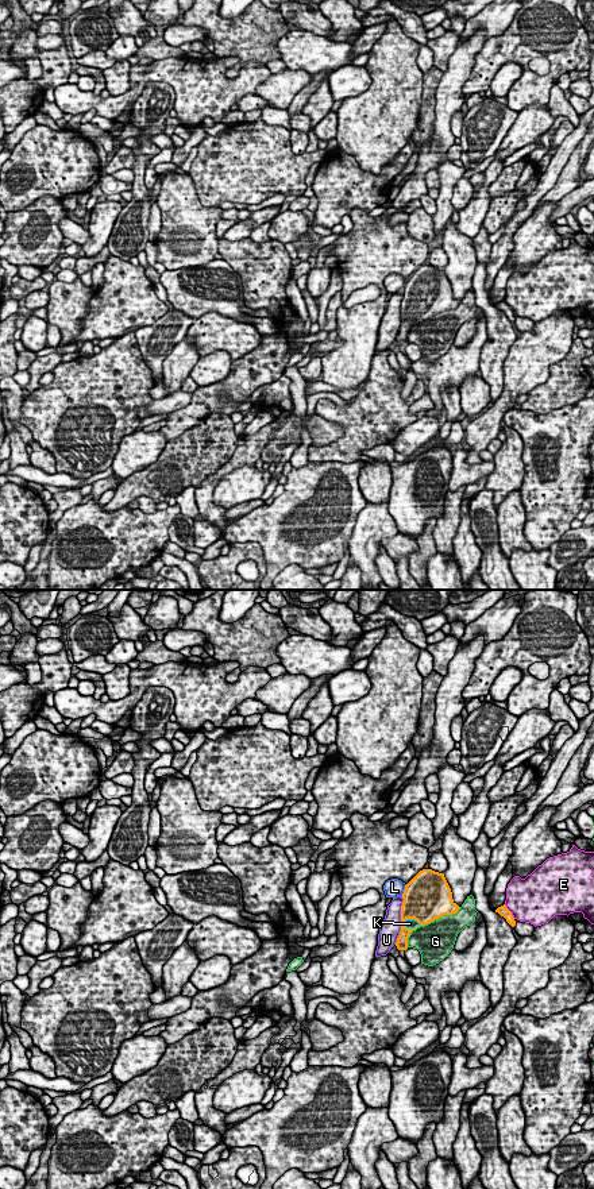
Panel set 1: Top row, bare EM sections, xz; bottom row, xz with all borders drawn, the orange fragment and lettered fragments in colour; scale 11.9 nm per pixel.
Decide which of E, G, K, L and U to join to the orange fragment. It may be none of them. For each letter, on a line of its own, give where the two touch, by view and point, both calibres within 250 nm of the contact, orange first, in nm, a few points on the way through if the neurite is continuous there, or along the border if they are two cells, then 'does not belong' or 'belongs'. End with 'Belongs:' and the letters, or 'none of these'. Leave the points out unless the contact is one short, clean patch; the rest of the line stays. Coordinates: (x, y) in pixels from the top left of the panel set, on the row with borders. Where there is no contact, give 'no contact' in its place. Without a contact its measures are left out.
E: xz (509, 911) | 120/480 nm | along xz (504, 904), (515, 918) | does not belong
G: xz (428, 922) | 480/440 nm | does not belong
K: xz (413, 918) | 500/130 nm | belongs
L: xz (404, 890) | 500/220 nm | along xz (407, 884), (401, 894) | does not belong
U: xz (401, 919) | 340/240 nm | does not belong
Belongs: K

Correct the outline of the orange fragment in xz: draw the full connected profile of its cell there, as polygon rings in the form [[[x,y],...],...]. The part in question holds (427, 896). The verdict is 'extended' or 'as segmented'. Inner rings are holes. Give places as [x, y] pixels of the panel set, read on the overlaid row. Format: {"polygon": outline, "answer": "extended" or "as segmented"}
{"polygon": [[[432,869],[420,870],[405,885],[402,899],[401,931],[396,942],[398,950],[408,949],[408,938],[413,930],[444,915],[456,914],[460,908],[452,899],[444,873]]], "answer": "extended"}

